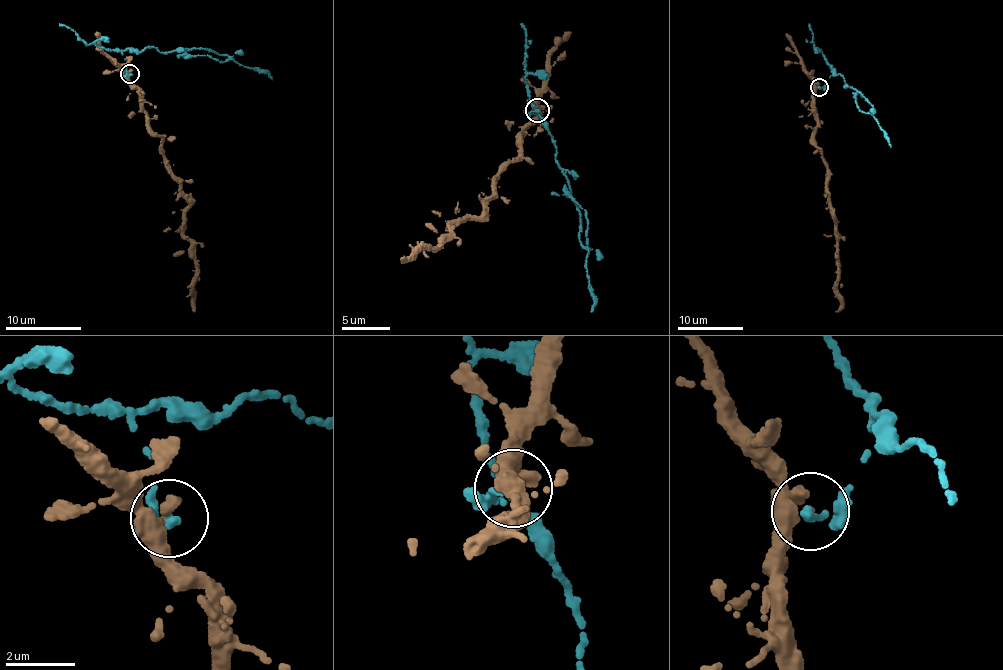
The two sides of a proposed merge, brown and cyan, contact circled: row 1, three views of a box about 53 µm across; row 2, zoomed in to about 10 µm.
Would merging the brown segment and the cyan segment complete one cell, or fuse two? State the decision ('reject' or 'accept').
reject

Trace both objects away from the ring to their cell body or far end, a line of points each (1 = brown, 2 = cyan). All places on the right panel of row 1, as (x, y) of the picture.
1: (820, 87), (813, 96), (815, 137), (823, 156), (829, 204), (836, 225), (837, 296), (841, 307), (835, 312)
2: (819, 87), (824, 87), (831, 70), (843, 76), (845, 84), (862, 94), (872, 106), (890, 147)

